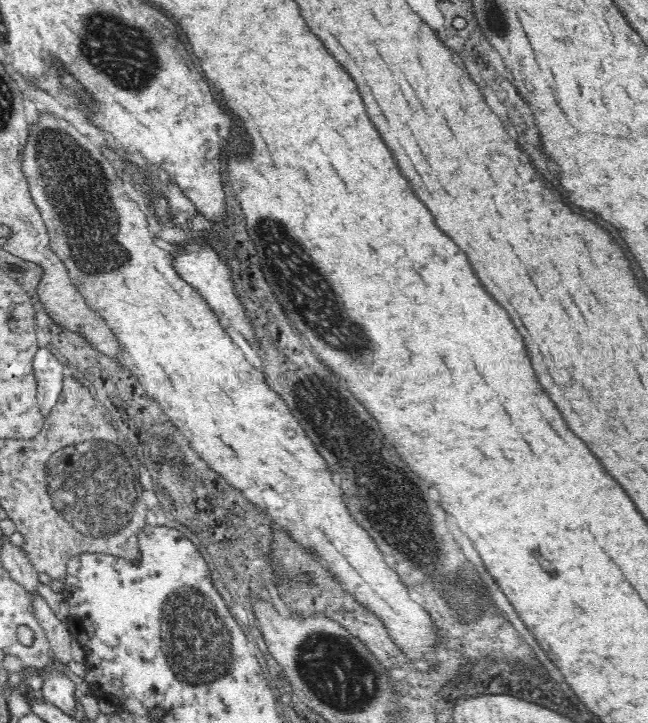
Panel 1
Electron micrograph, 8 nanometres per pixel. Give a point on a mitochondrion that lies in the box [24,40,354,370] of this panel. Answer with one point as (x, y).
(77, 185)

